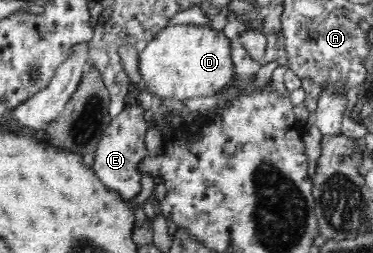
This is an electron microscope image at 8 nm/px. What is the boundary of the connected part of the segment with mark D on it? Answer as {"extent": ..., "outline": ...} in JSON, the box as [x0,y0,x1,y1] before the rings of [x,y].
{"extent":[138,25,234,101],"outline":[[[169,25],[157,32],[148,45],[139,53],[138,72],[142,79],[139,88],[144,88],[152,96],[160,99],[174,99],[185,101],[194,96],[214,96],[218,90],[222,90],[230,80],[234,65],[230,56],[231,41],[222,30],[216,30],[208,25]]]}

